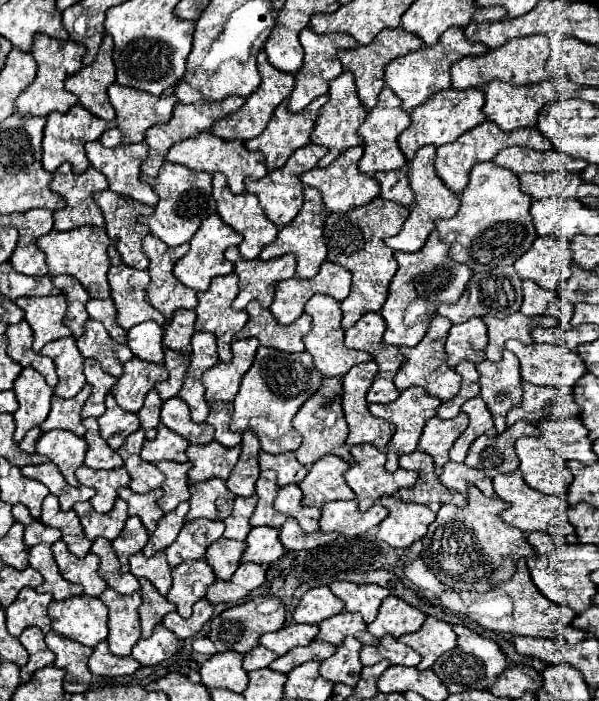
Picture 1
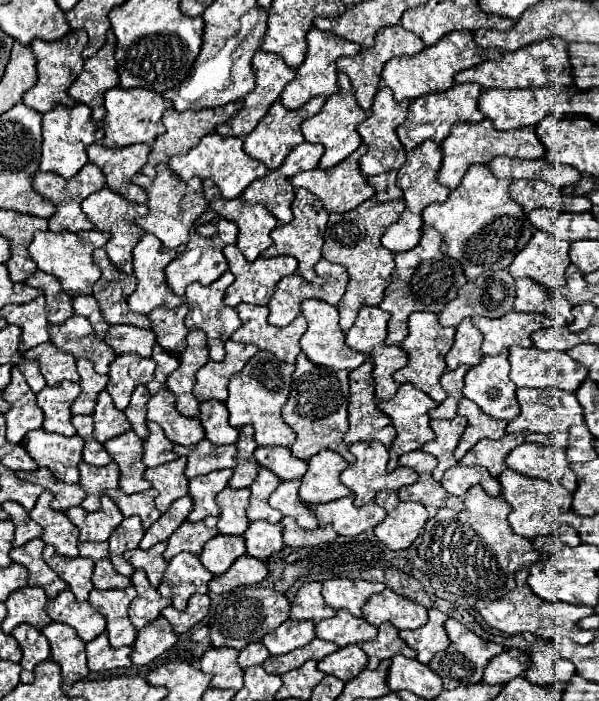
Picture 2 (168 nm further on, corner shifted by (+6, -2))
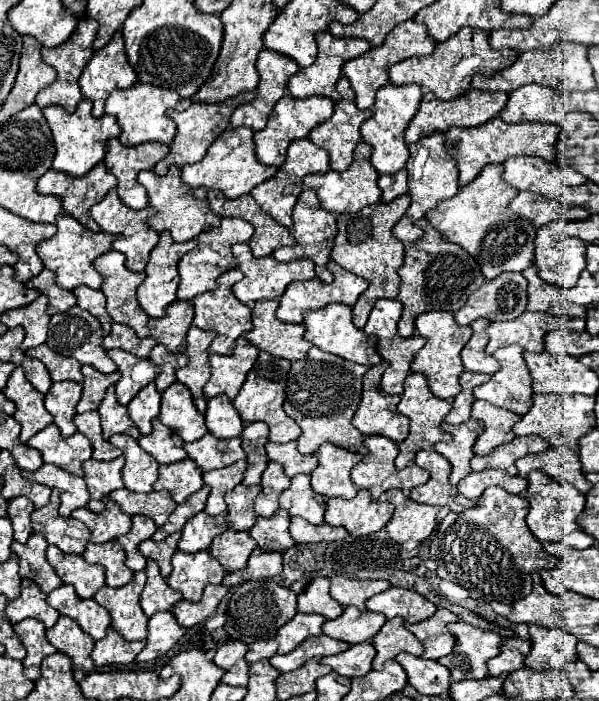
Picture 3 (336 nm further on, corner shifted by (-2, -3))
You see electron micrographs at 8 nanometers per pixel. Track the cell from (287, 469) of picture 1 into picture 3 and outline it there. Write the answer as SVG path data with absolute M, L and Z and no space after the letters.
M296 441L292 443L266 443L266 453L270 461L278 461L284 465L284 471L288 477L294 477L298 473L312 473L318 465L318 457L316 455L302 455L296 449Z

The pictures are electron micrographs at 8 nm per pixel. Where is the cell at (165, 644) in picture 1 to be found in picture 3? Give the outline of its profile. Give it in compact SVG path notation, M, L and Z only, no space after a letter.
M160 611L148 619L148 639L146 647L138 653L138 661L152 661L164 655L180 637L184 629L178 625L172 611Z

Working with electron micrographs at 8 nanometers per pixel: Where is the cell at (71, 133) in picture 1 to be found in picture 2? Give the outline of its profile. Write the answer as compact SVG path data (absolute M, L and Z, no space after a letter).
M76 104L72 108L54 106L50 112L42 116L42 134L44 142L42 142L40 170L42 172L54 170L62 178L72 178L88 162L86 146L104 138L104 126L90 118L90 108L86 104Z

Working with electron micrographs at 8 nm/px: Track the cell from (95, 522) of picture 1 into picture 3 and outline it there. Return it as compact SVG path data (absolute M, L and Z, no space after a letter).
M104 499L104 511L102 513L92 513L86 507L72 511L72 517L86 523L92 537L92 543L106 543L110 539L116 539L124 533L130 531L132 527L132 517L126 515L112 499Z

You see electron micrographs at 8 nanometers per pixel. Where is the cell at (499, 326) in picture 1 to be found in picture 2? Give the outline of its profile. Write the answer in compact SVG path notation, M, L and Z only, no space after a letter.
M514 310L496 320L476 316L476 318L472 318L472 322L484 334L482 352L486 356L496 356L517 344L525 348L532 347L530 334L554 324L554 320L550 320L544 314L522 314L522 312L514 312Z

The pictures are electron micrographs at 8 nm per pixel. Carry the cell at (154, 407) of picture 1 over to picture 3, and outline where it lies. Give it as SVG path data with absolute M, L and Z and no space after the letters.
M154 383L146 385L130 403L128 403L128 415L134 419L134 425L142 435L148 435L152 431L152 419L158 417L160 409L160 393L156 391Z

